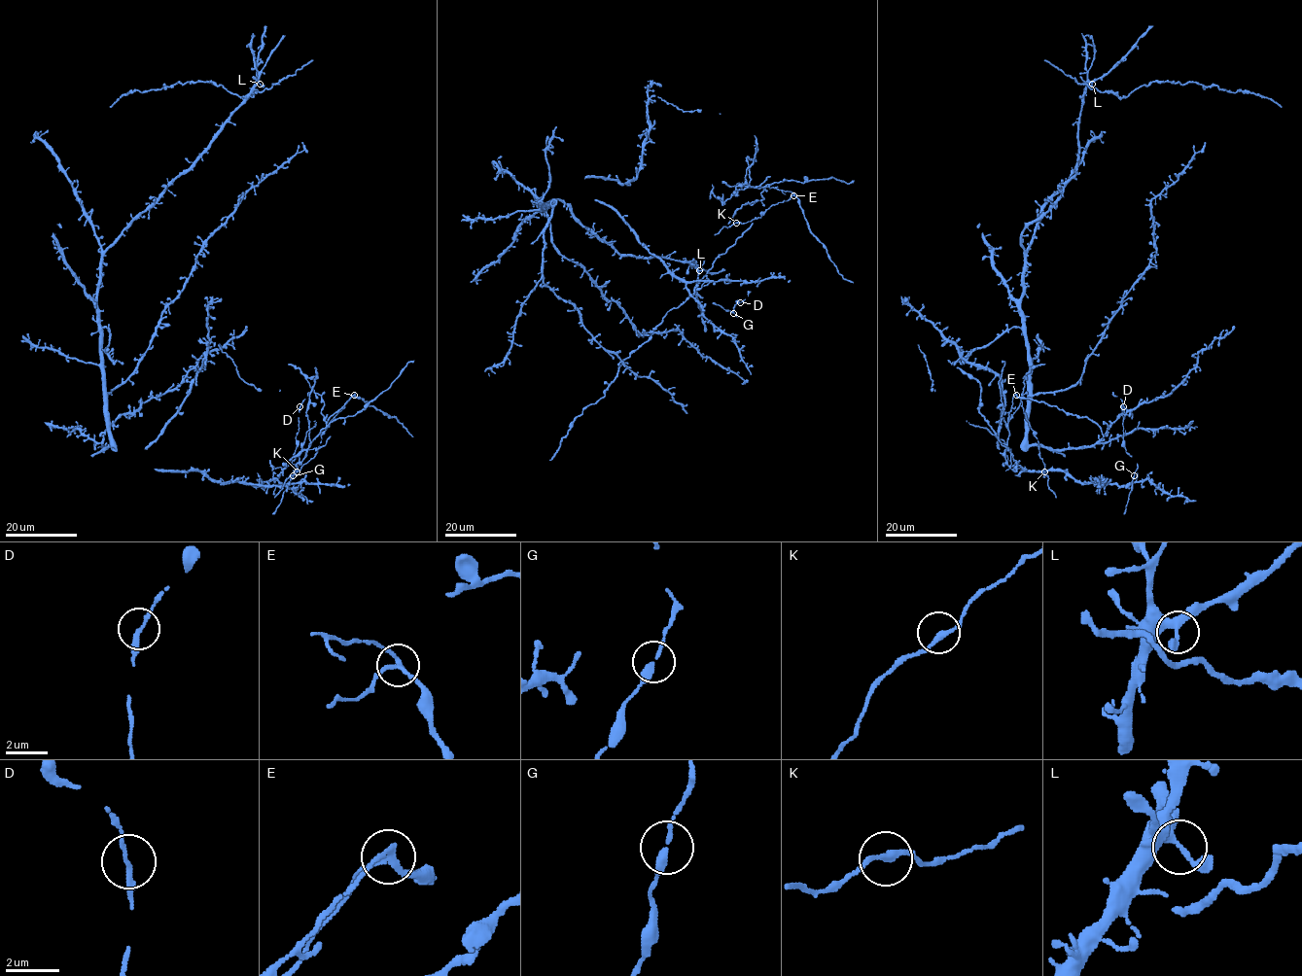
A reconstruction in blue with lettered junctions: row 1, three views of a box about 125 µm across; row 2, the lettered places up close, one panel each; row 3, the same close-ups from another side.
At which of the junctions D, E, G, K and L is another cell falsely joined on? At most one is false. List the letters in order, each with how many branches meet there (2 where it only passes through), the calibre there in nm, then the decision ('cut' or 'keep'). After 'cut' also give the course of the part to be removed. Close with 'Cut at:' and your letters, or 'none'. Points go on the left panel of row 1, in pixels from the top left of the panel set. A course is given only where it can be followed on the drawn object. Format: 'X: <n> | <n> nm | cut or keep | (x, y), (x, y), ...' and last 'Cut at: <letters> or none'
D: 2 | 190 nm | keep
E: 3 | 180 nm | cut
G: 2 | 260 nm | keep
K: 2 | 200 nm | keep
L: 3 | 280 nm | keep
Cut at: E

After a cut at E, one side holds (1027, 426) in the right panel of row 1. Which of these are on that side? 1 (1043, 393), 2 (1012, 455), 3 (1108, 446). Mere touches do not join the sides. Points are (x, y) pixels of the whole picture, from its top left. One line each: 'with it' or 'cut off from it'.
1: with it
2: cut off from it
3: with it

